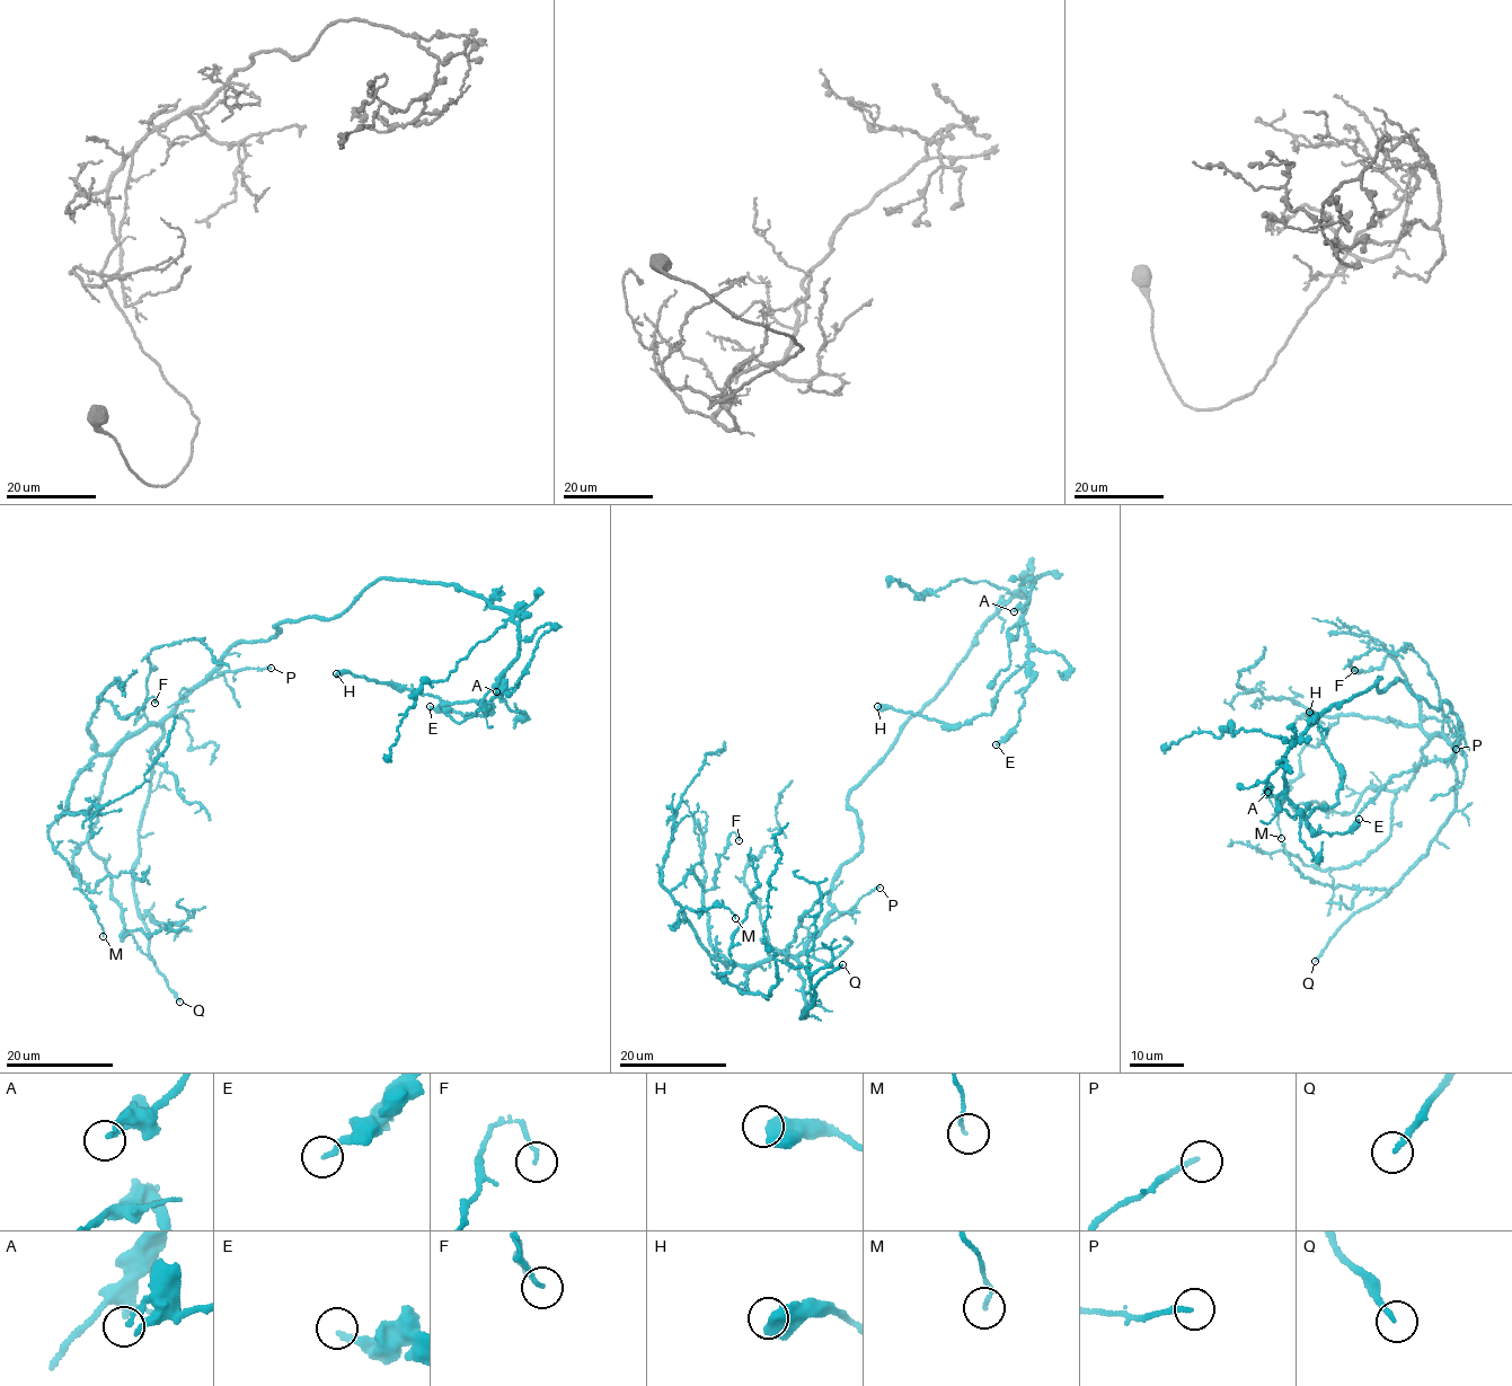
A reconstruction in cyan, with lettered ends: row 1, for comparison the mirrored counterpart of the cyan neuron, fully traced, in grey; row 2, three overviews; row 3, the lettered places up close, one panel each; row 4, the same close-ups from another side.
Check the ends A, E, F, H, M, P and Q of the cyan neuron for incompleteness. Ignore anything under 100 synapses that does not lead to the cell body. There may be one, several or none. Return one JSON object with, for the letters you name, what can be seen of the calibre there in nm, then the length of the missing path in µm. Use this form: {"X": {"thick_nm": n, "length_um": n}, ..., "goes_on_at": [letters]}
{"Q": {"thick_nm": 180, "length_um": 80}, "goes_on_at": ["Q"]}

